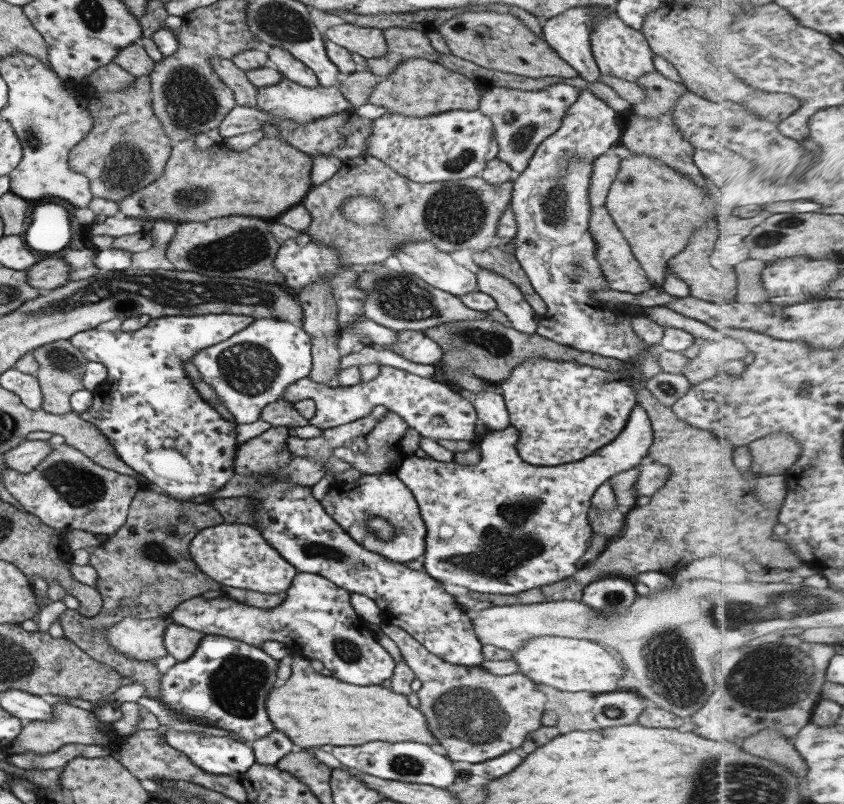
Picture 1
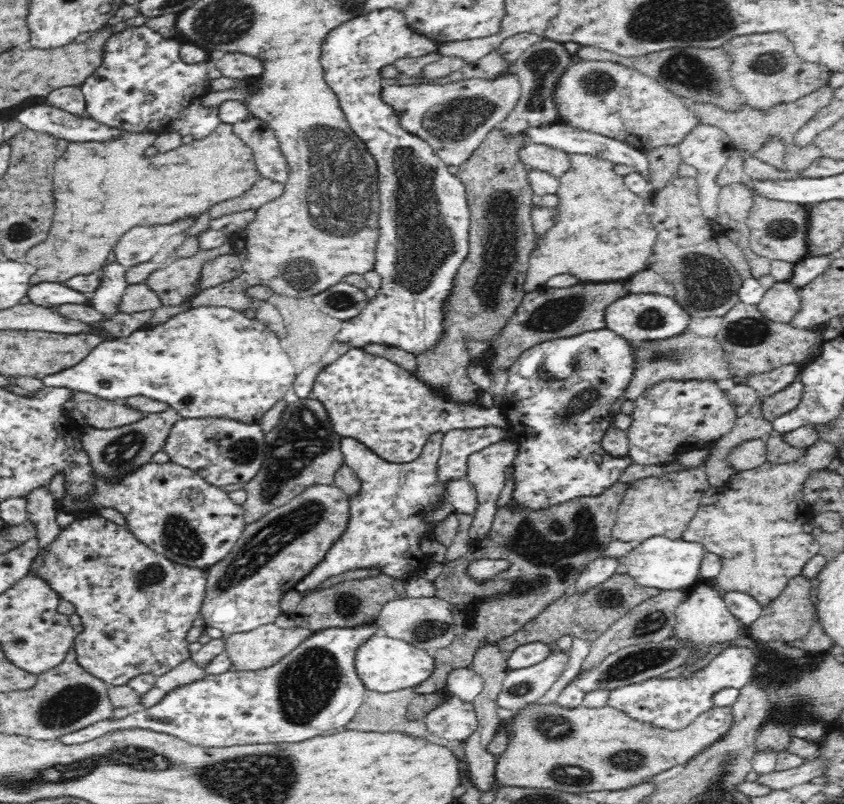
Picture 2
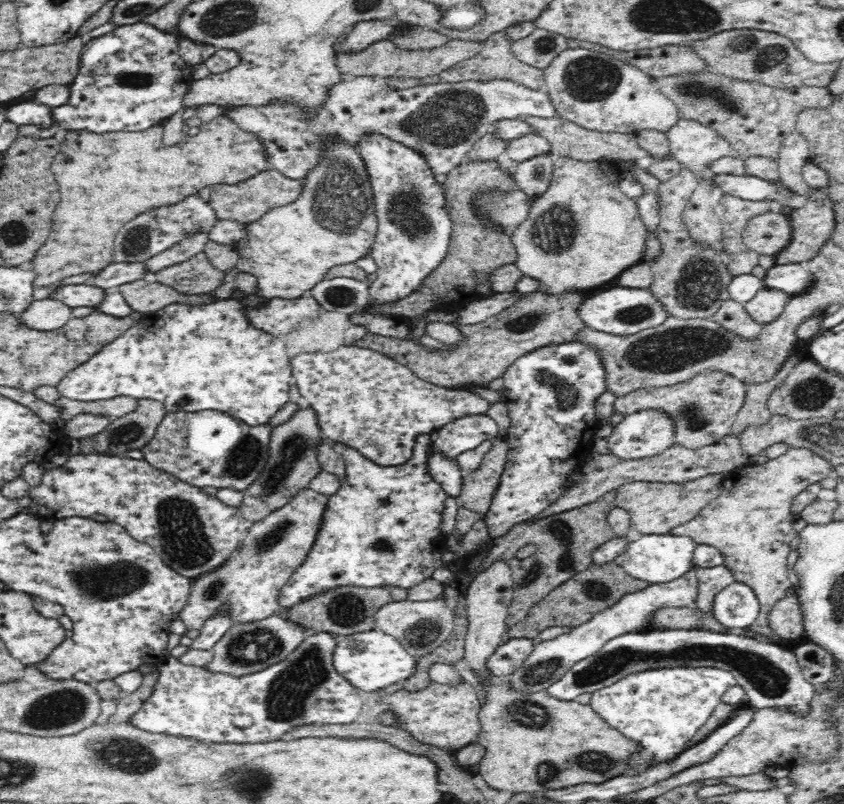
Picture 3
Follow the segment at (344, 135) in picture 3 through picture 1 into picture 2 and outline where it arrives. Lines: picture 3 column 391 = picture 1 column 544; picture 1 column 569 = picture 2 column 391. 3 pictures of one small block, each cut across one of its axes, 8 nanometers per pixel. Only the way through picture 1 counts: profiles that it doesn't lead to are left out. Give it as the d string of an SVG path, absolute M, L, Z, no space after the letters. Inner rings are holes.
M526 32L514 34L514 36L508 37L508 40L504 40L498 51L501 53L502 59L510 64L511 68L510 71L506 71L496 78L490 80L468 79L450 84L420 82L412 85L391 85L387 88L382 88L382 99L394 107L396 115L400 117L400 125L404 129L426 140L444 163L450 168L455 168L461 165L482 144L486 135L494 127L498 126L514 108L516 101L521 95L521 84L518 75L514 71L515 63L530 46L534 46L540 40L539 36Z

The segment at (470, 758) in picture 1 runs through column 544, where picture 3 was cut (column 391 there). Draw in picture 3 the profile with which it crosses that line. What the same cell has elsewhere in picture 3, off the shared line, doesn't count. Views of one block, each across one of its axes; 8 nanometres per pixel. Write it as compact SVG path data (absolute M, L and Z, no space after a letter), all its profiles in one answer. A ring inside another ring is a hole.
M432 681L424 690L406 691L400 687L385 690L384 702L392 706L397 716L396 726L410 732L422 743L436 748L446 748L446 751L456 752L464 746L477 743L481 730L478 694L470 683L461 685L444 685Z

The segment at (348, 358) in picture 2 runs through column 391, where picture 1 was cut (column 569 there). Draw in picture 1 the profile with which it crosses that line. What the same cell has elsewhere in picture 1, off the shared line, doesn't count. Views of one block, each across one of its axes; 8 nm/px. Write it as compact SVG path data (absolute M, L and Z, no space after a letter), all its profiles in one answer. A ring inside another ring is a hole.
M643 348L637 351L633 357L624 362L625 365L623 365L621 369L614 371L583 368L581 363L549 360L543 357L529 357L529 359L525 359L525 361L521 361L521 363L517 364L517 367L513 367L513 369L509 371L507 378L497 383L501 390L500 395L504 401L504 408L508 414L509 424L519 430L519 437L517 437L516 444L517 456L519 456L523 462L527 462L533 466L555 466L581 460L581 458L593 453L593 451L597 451L597 449L601 448L603 445L610 443L625 426L627 417L631 416L631 412L634 409L637 409L635 388L637 388L641 382L645 381L643 377L641 377L641 371L639 370L641 358L645 357L645 349L646 348Z

